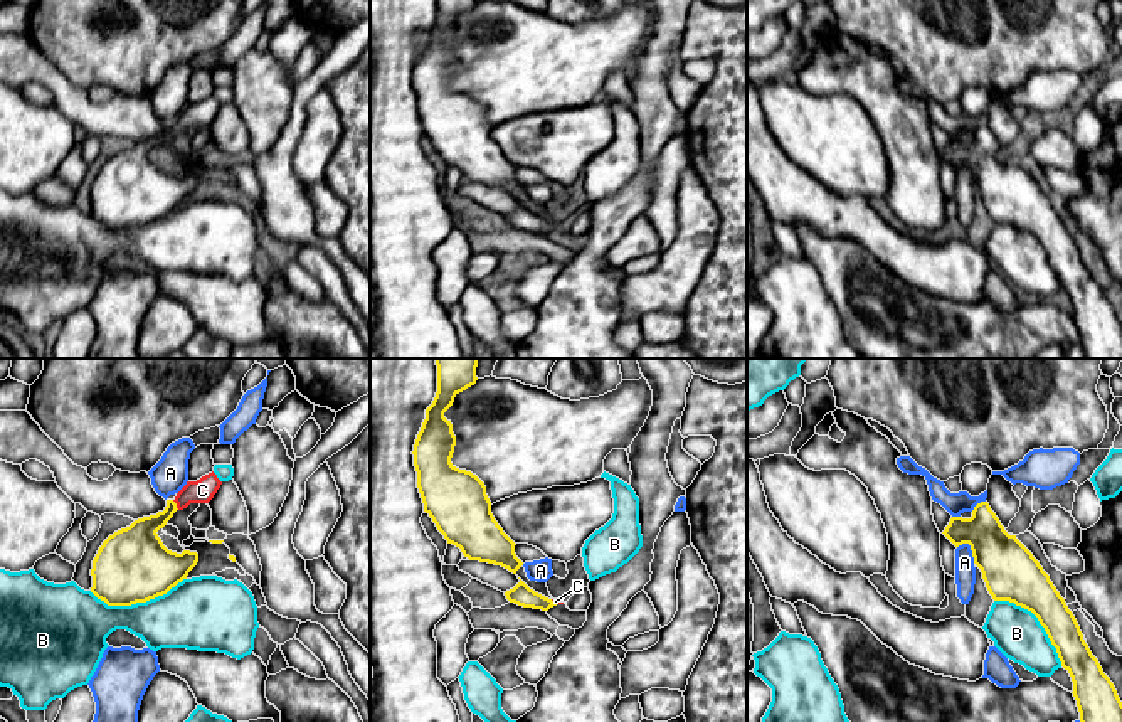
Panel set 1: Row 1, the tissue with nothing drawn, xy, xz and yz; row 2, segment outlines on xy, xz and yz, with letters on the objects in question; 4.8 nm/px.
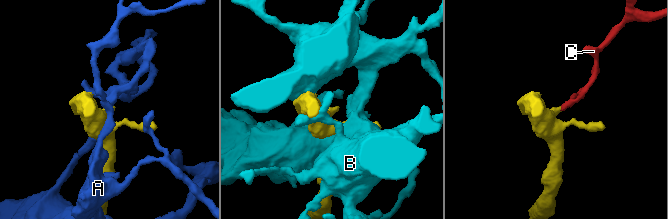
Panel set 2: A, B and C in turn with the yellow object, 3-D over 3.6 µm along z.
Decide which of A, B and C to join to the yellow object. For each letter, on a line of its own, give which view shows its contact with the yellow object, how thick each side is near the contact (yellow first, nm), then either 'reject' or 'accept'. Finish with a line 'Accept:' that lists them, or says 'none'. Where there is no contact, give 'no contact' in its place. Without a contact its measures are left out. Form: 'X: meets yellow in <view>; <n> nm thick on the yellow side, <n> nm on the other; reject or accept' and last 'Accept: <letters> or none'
A: meets yellow in yz; 260 nm thick on the yellow side, 100 nm on the other; reject
B: meets yellow in xy; 360 nm thick on the yellow side, 300 nm on the other; reject
C: meets yellow in xy; 190 nm thick on the yellow side, 120 nm on the other; accept
Accept: C

